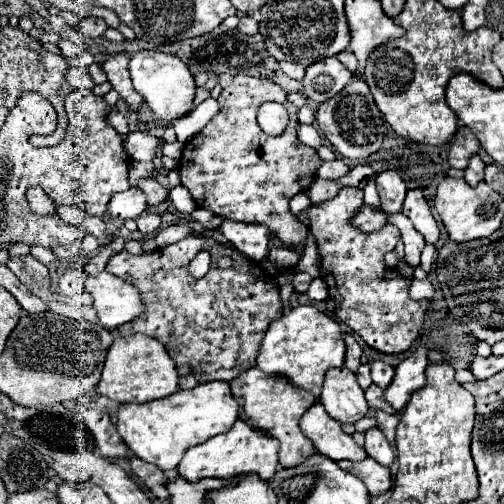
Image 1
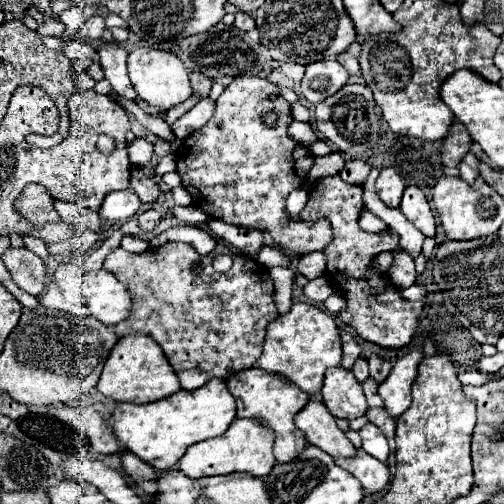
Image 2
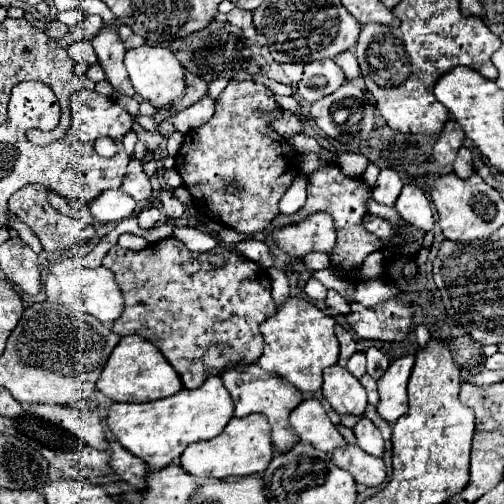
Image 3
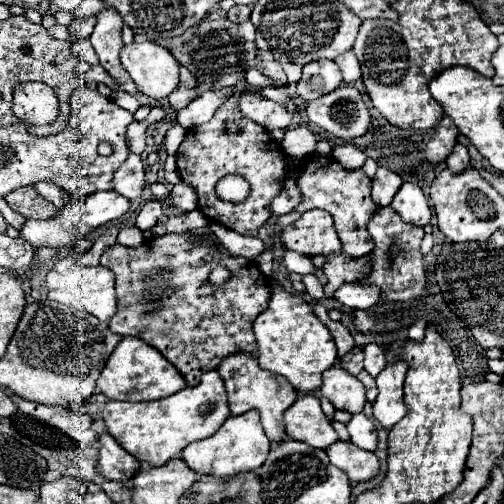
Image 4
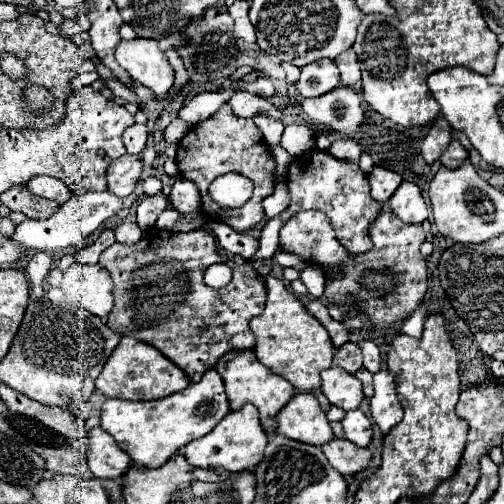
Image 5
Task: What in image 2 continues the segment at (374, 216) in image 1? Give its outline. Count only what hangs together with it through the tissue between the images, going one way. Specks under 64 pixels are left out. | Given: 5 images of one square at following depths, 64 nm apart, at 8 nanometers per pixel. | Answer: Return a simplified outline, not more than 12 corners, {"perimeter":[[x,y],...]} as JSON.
{"perimeter":[[360,214],[360,228],[374,234],[388,230],[378,216]]}

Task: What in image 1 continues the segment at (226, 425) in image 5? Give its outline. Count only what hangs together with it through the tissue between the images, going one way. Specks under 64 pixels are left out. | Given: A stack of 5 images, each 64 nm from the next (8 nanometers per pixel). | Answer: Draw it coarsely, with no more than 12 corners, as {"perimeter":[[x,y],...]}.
{"perimeter":[[236,420],[192,446],[186,480],[278,470],[276,438]]}

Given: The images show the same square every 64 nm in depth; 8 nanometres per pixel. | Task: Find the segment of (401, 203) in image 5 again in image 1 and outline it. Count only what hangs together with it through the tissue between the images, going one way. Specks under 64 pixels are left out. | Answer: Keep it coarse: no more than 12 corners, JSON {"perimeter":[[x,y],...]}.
{"perimeter":[[420,188],[408,190],[402,214],[426,242],[438,242],[434,220]]}

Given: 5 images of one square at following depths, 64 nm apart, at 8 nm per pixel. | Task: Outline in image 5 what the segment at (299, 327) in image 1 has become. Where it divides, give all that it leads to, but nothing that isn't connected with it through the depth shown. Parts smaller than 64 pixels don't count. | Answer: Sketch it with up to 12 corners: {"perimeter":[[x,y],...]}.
{"perimeter":[[282,280],[250,322],[256,356],[298,392],[322,386],[334,344]]}

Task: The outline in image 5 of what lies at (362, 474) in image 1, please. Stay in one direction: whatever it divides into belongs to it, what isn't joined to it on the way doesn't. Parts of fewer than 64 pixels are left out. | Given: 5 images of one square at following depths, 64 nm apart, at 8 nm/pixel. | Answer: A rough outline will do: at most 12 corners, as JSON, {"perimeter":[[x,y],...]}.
{"perimeter":[[344,438],[320,448],[342,476],[366,468],[370,452]]}

